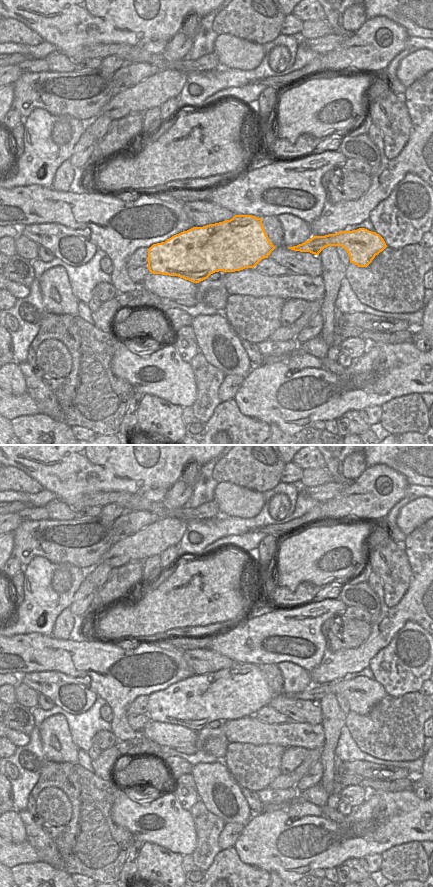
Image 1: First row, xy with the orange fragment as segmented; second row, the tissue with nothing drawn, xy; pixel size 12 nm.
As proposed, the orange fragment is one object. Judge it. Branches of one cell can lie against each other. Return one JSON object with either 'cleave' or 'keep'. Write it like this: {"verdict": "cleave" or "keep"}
{"verdict": "keep"}

